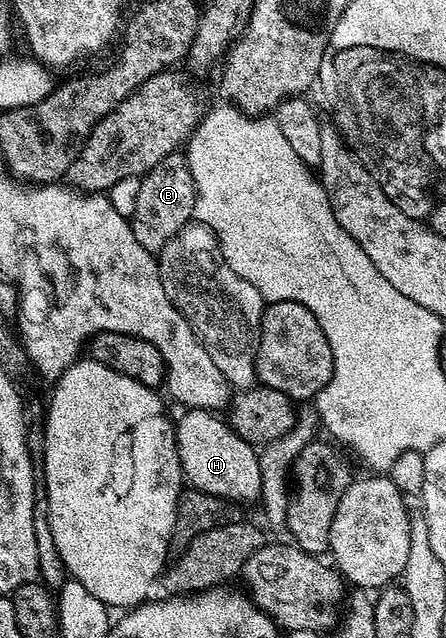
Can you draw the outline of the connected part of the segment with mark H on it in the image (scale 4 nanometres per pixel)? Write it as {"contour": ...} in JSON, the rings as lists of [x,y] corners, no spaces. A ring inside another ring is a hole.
{"contour":[[[186,409],[175,424],[175,442],[184,479],[192,489],[237,504],[258,501],[262,490],[259,454],[256,447],[236,434],[216,413]]]}

